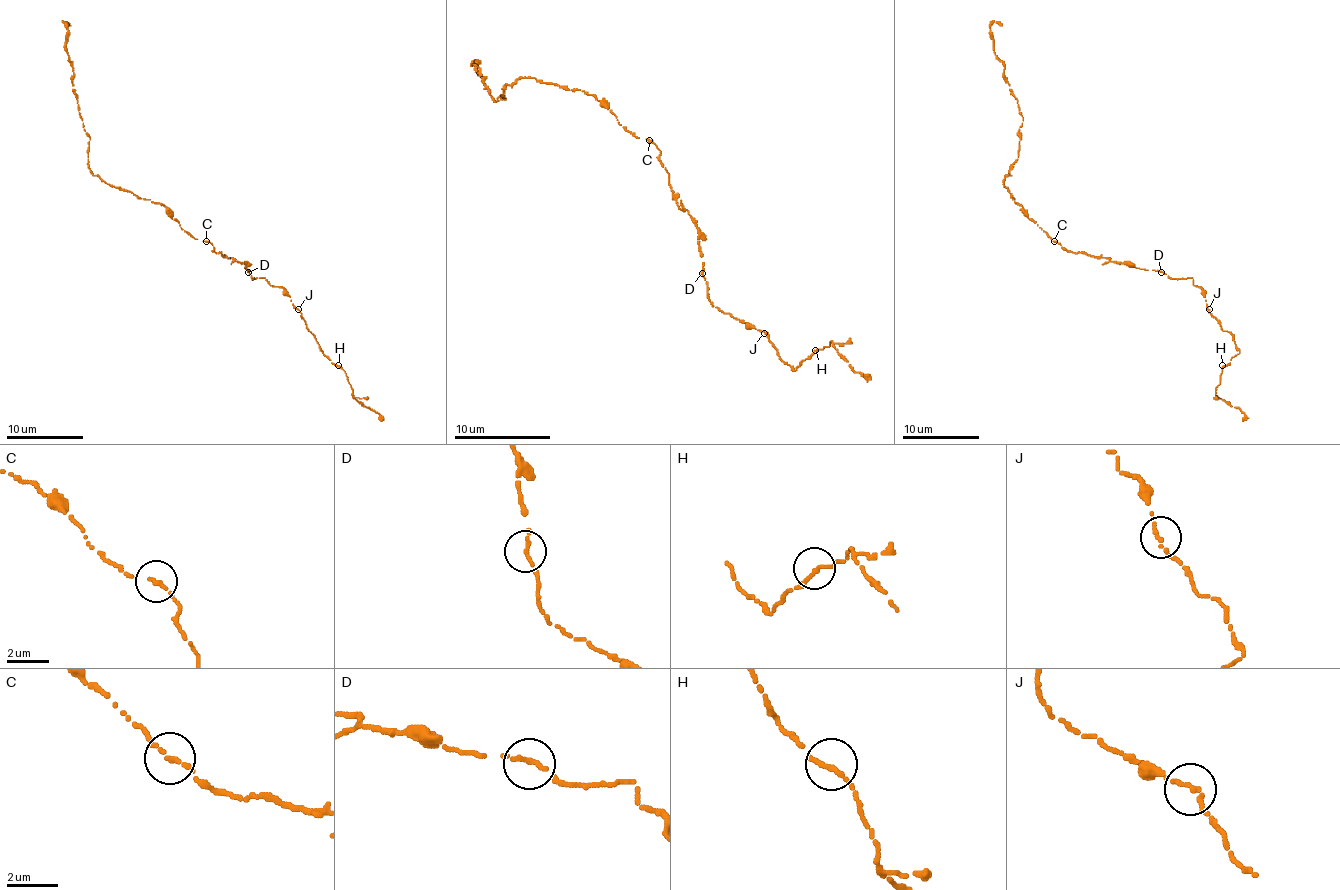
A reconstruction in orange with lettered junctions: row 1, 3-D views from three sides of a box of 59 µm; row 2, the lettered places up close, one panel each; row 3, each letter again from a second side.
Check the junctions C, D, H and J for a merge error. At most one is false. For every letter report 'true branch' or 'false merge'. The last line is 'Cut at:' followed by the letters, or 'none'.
C: true branch
D: true branch
H: true branch
J: true branch
Cut at: none

